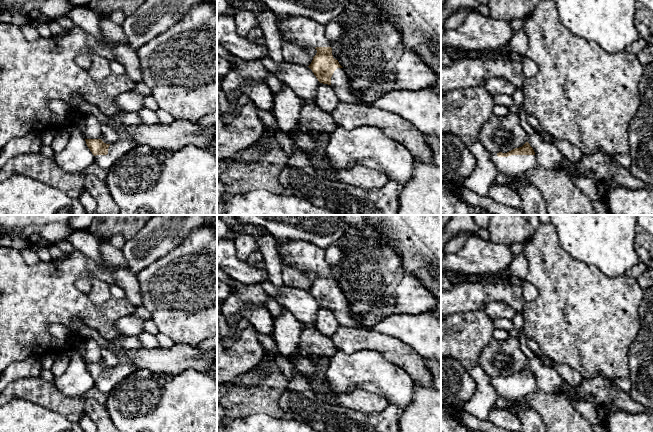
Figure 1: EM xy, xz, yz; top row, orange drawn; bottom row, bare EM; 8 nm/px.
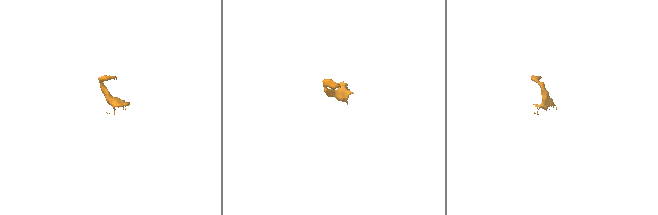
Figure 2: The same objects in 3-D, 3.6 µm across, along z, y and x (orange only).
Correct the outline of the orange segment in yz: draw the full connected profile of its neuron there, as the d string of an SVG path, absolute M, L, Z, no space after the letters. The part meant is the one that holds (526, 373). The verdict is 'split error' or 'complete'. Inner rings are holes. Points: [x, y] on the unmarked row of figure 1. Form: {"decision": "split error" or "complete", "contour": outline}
{"decision": "split error", "contour": "M528 366L507 377L491 377L490 381L499 401L522 400L527 394L538 389L535 376Z"}

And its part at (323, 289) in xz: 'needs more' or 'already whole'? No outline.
needs more

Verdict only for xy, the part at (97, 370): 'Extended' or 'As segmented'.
Extended

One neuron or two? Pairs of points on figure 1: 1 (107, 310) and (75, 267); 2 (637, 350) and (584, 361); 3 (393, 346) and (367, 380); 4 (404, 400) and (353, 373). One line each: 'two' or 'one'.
1: one
2: two
3: two
4: one

